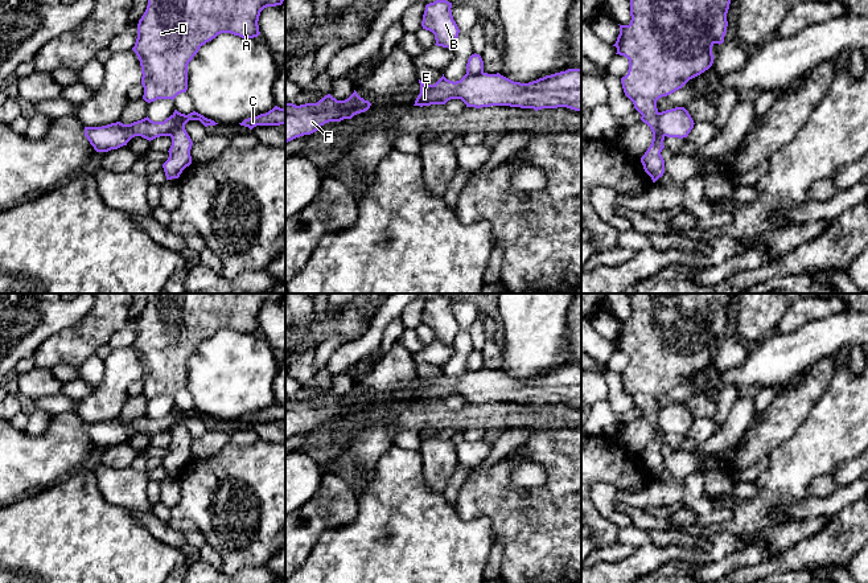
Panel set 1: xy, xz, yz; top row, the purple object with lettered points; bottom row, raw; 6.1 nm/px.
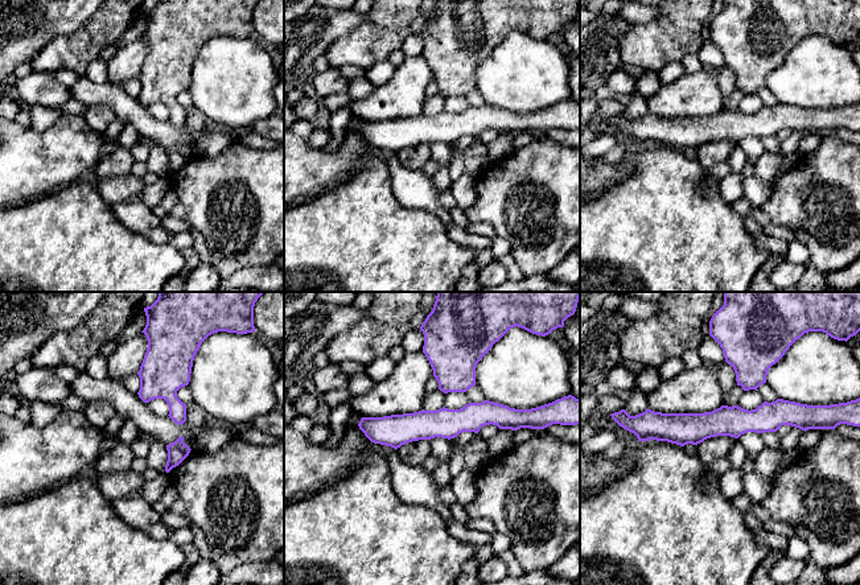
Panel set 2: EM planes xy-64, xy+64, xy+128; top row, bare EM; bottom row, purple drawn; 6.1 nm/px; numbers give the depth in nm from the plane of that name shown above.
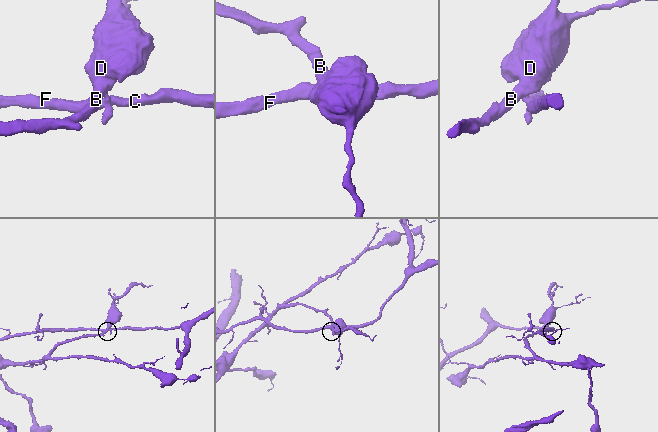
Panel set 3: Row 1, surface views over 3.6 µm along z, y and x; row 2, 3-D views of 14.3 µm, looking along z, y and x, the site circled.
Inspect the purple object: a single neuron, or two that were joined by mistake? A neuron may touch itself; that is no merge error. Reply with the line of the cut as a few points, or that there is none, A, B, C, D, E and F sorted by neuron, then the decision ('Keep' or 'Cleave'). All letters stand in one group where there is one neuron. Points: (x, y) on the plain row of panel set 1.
Split along yz (658, 409), (658, 427), (663, 432). Groups: A B D / C E F. Cleave

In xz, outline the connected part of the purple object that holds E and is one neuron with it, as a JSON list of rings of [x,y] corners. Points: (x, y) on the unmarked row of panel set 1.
[[[581,364],[546,371],[528,379],[514,378],[499,369],[497,370],[465,370],[460,377],[449,377],[443,373],[435,381],[427,381],[419,375],[420,390],[414,402],[445,401],[451,395],[461,395],[466,403],[510,402],[521,405],[558,405],[567,403],[581,407]]]

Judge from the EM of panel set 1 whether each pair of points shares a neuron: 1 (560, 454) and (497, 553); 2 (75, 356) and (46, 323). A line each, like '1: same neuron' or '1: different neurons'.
1: different neurons
2: different neurons

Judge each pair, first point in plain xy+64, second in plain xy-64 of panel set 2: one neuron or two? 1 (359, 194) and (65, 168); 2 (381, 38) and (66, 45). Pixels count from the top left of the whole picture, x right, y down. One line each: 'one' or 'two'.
1: two
2: one

